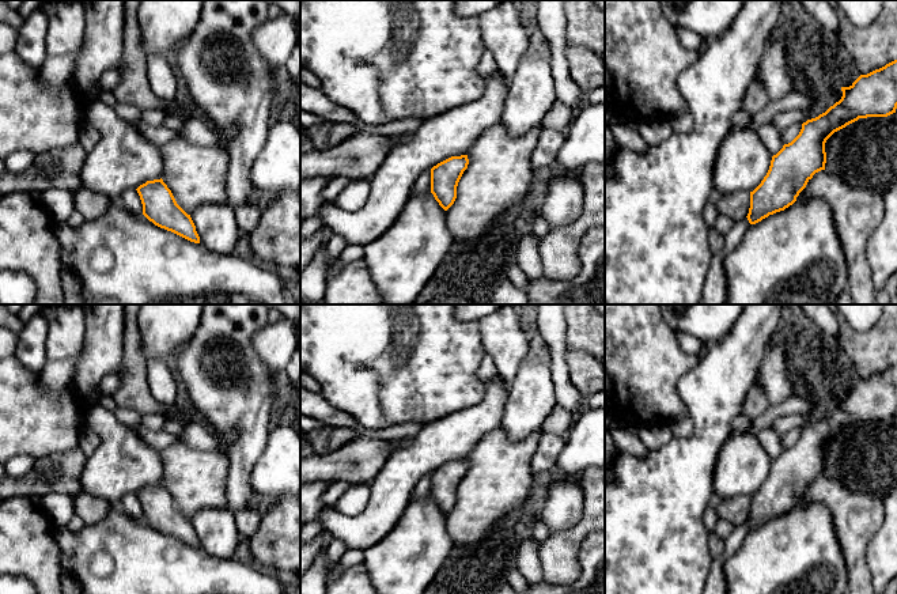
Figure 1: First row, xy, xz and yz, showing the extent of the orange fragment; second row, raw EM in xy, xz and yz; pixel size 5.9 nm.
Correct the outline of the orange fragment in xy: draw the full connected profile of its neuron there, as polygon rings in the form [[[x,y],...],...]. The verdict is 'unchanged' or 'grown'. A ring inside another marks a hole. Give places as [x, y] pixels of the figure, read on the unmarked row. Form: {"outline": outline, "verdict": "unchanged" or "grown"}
{"outline": [[[162,483],[147,485],[136,495],[143,508],[143,519],[150,526],[190,546],[200,548],[200,541],[190,519],[177,508]]], "verdict": "unchanged"}

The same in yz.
{"outline": [[[897,364],[860,379],[825,417],[802,428],[799,439],[772,461],[761,488],[750,496],[748,525],[756,529],[796,506],[813,480],[825,474],[826,444],[867,421],[887,421],[897,413]]], "verdict": "unchanged"}

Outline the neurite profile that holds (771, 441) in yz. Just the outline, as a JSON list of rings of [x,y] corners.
[[[772,425],[761,430],[757,434],[757,438],[772,461],[783,453],[784,447],[781,436]]]

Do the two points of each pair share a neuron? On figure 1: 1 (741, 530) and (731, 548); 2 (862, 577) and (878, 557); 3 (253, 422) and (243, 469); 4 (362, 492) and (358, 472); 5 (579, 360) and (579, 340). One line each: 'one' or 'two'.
1: one
2: two
3: one
4: two
5: two

